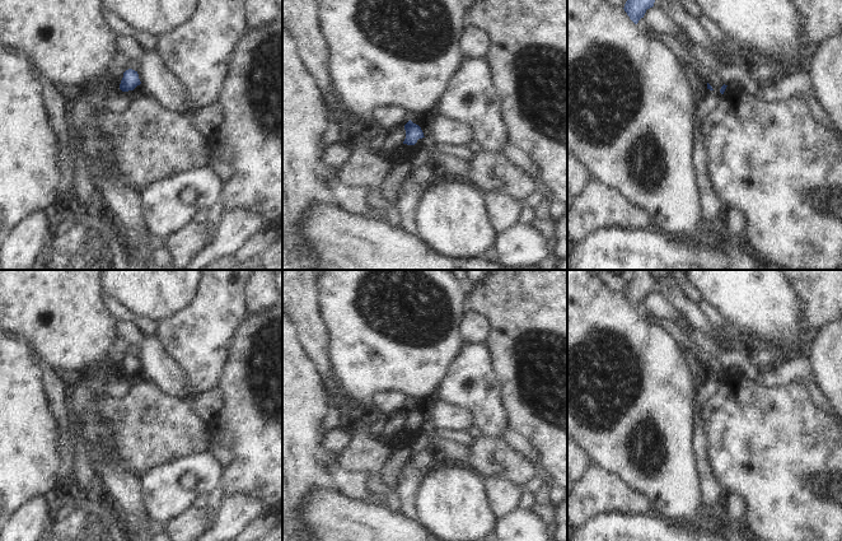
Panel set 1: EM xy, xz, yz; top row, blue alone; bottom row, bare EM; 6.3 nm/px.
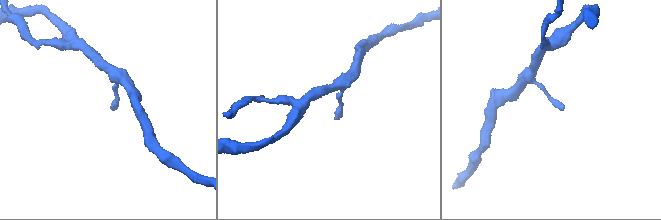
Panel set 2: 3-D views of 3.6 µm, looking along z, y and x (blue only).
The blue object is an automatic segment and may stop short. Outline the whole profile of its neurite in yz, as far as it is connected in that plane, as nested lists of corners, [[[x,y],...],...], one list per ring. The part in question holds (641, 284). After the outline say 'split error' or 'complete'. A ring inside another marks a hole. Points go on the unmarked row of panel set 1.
[[[635,270],[635,275],[628,281],[623,294],[630,304],[637,309],[646,295],[654,292],[654,288],[655,281],[649,270]]]; complete

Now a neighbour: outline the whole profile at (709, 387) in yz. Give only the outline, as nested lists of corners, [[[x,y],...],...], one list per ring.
[[[707,374],[705,382],[700,386],[696,400],[694,400],[694,415],[701,414],[705,402],[712,397],[720,386],[720,381]]]

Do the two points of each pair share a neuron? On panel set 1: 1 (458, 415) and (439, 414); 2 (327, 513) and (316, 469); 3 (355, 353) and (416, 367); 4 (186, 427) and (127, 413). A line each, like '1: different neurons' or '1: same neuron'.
1: same neuron
2: different neurons
3: same neuron
4: same neuron

